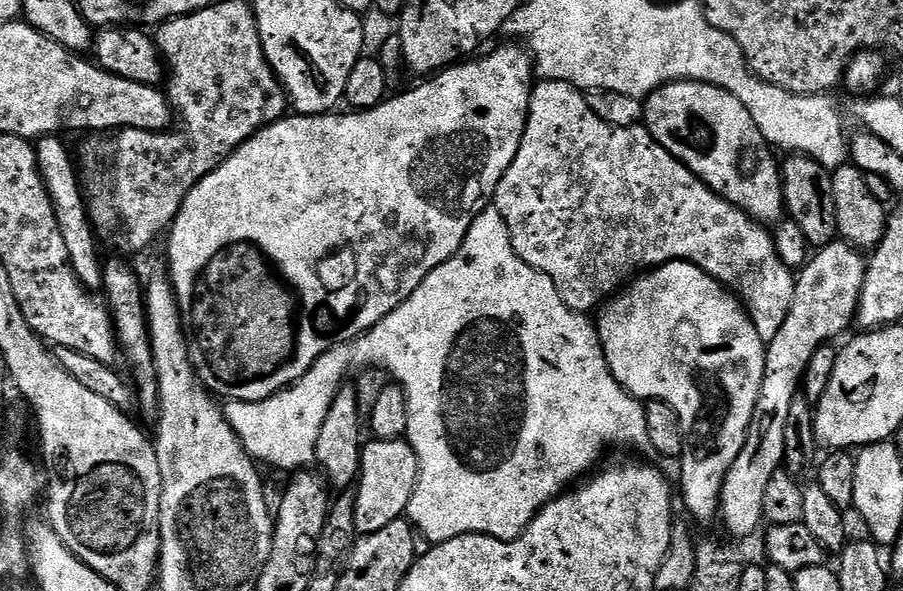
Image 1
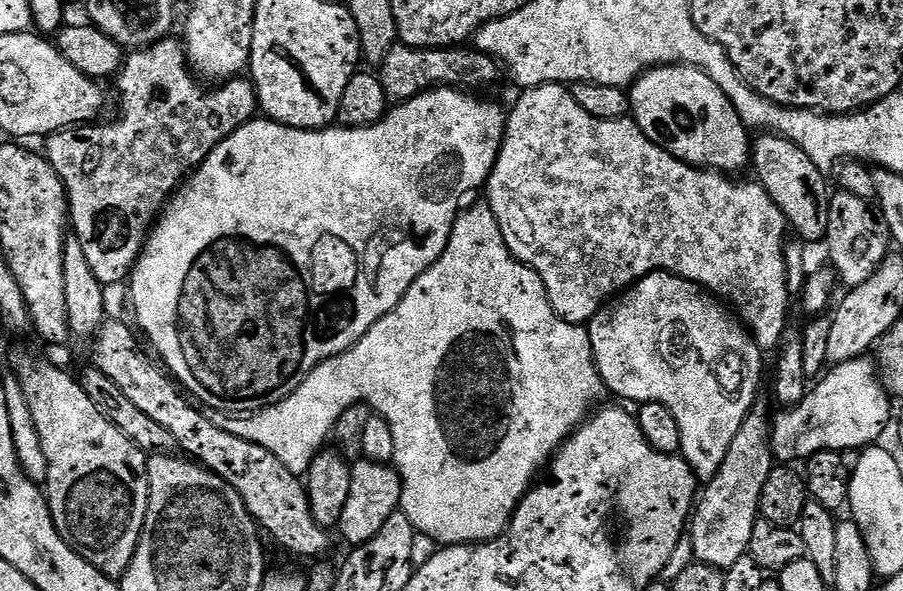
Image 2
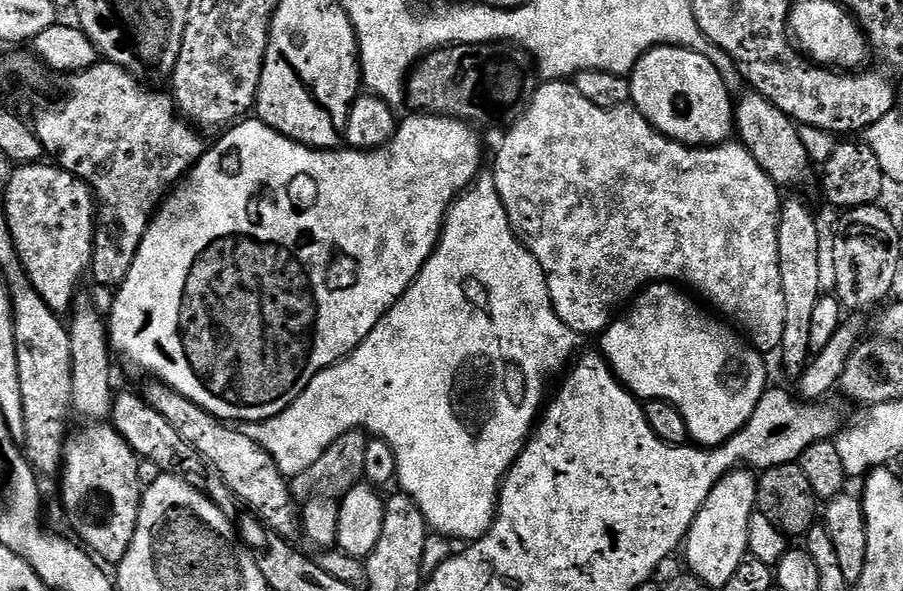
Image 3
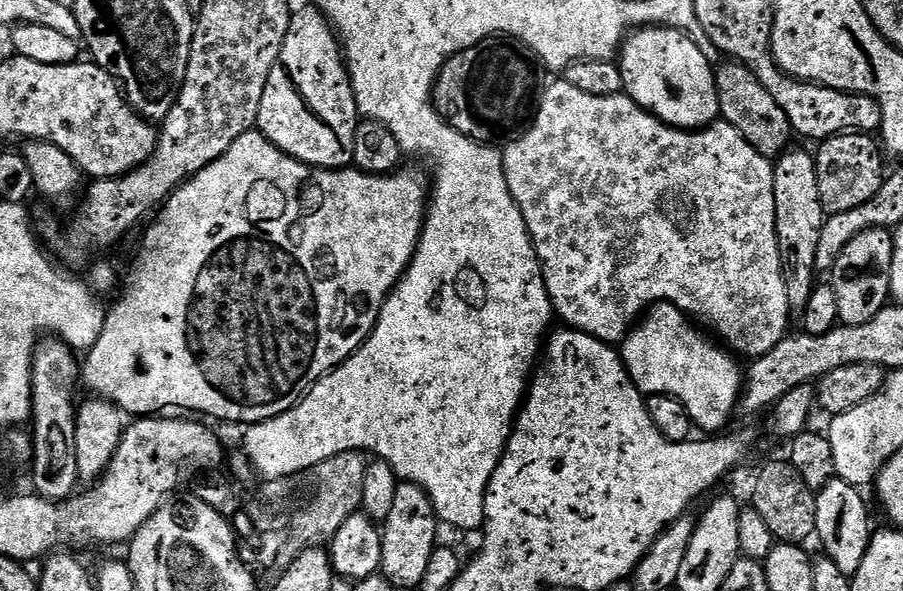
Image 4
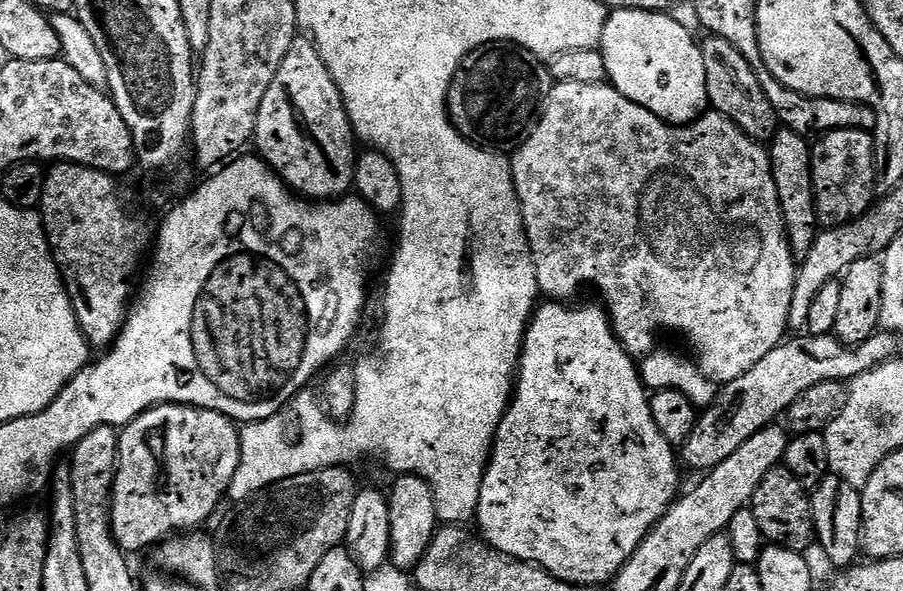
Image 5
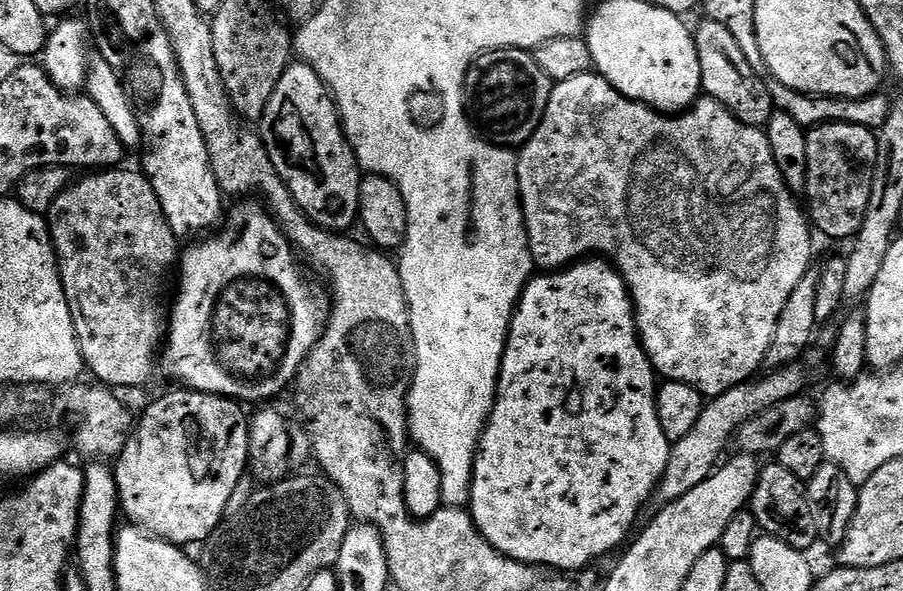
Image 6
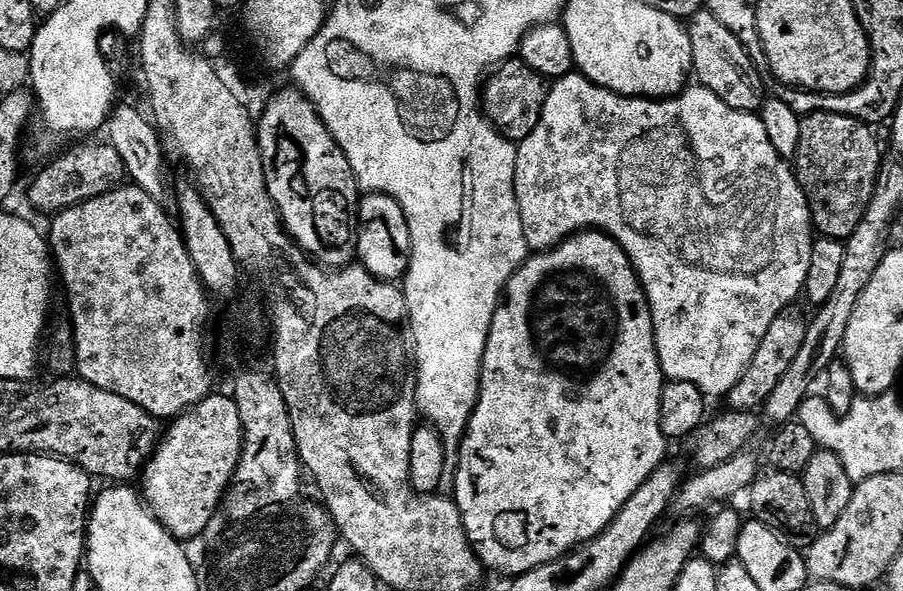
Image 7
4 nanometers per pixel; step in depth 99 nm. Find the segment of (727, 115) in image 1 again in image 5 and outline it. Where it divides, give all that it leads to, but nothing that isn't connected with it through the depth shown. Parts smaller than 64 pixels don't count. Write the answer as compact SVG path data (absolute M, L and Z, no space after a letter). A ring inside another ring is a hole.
M617 8L604 24L598 51L606 62L608 80L630 102L650 110L659 120L679 126L693 124L709 111L706 90L706 62L702 62L702 50L697 37L687 32L671 14L643 12L637 8Z

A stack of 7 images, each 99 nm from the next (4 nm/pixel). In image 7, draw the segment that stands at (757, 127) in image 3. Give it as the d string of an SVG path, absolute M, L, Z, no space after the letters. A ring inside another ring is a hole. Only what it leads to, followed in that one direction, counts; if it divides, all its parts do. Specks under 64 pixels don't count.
M707 10L687 17L686 27L692 47L692 72L695 79L696 76L700 79L697 80L699 87L709 88L734 110L759 113L766 99L765 77L754 66L754 62L750 62L750 54L746 54L742 42L738 42L732 31Z

